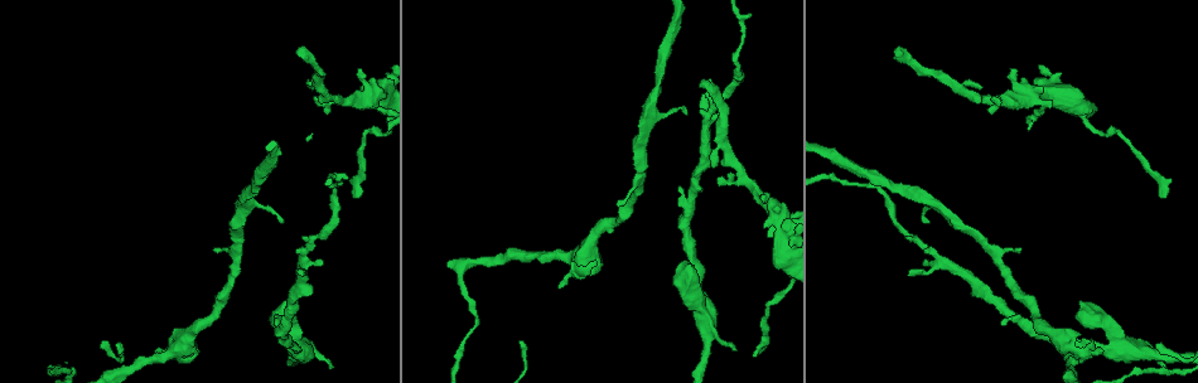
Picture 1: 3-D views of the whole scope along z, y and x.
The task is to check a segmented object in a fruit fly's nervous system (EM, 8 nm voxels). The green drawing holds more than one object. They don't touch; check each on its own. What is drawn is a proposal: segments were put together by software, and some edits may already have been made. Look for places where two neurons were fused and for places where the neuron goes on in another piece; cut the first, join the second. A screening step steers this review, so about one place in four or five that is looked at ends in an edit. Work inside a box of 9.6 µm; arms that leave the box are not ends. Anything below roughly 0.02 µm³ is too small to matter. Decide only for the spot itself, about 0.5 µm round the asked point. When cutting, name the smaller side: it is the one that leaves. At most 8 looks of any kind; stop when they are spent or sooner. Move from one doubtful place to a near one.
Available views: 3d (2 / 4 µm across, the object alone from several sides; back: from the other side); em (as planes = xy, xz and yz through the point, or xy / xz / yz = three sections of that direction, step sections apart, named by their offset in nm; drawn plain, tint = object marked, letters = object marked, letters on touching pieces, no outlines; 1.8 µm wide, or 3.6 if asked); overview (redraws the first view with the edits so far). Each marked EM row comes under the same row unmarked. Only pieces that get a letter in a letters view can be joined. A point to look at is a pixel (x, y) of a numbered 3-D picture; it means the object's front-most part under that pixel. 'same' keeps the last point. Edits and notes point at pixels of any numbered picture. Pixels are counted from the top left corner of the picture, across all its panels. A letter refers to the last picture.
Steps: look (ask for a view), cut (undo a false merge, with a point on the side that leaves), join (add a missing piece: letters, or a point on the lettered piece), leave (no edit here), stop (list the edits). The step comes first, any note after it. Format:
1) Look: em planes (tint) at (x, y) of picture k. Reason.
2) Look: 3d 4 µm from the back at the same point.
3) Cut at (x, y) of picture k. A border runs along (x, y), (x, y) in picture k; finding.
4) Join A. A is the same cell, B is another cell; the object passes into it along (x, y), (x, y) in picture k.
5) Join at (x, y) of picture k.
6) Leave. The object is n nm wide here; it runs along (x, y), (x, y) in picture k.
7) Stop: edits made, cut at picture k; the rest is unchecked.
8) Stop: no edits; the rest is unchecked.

Look: 3d 2 µm at (298, 51) of picture 1. Branch stops here.

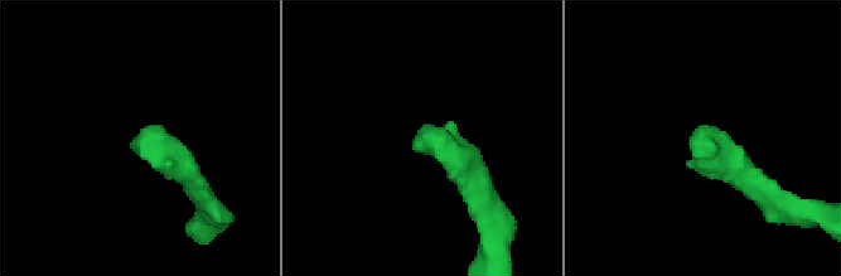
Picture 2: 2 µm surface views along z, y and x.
Look: em planes (tint) at (133, 142) of picture 2.

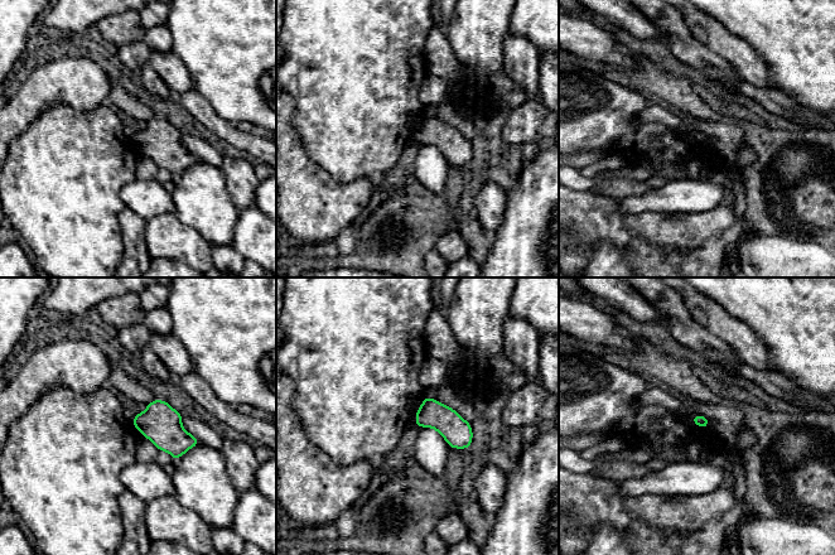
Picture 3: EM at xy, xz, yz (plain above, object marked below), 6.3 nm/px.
Look: em planes (letters) at the same point.

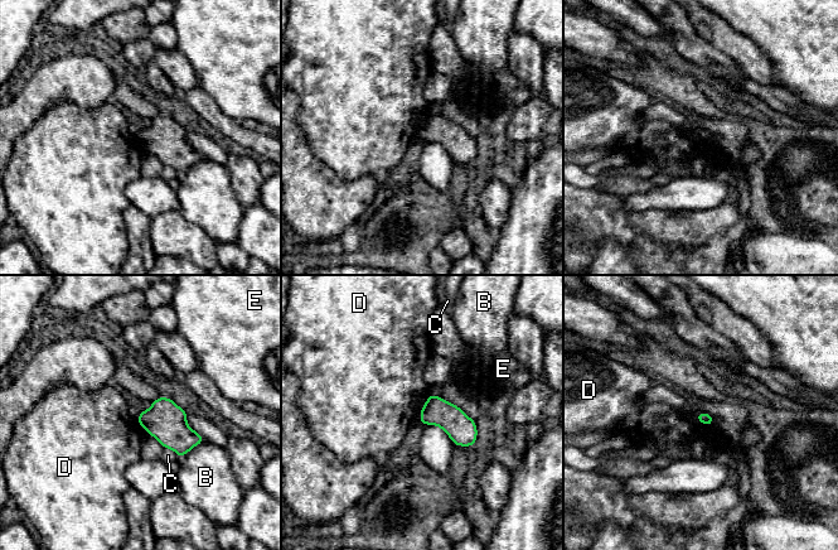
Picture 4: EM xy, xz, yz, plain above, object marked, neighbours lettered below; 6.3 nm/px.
Leave. B, C, D and E are other cells; a border runs along (694, 416), (701, 423), (712, 425) in picture 4; no lettered piece goes on from it.

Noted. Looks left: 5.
Look: em yz step 16 (tint) at (759, 346) of picture 1. Long arm stops here.

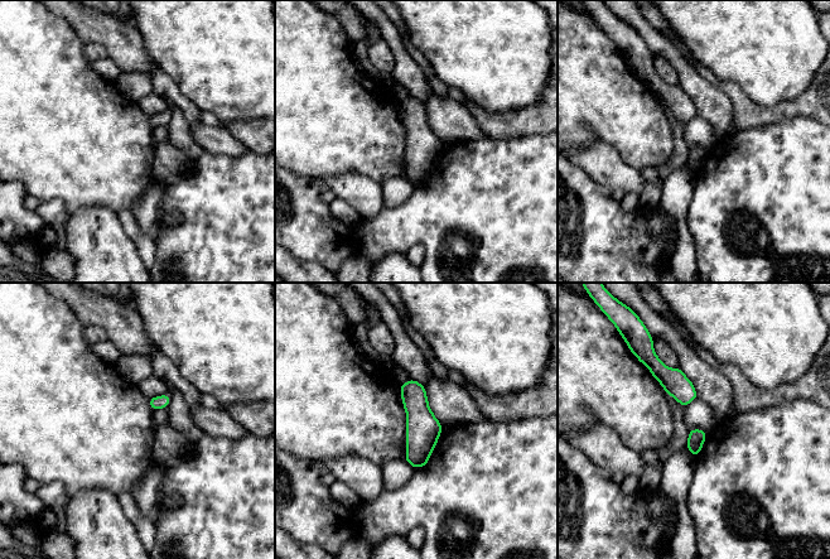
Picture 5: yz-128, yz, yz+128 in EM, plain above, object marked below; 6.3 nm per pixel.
Look: em yz step 16 (letters) at the same point.

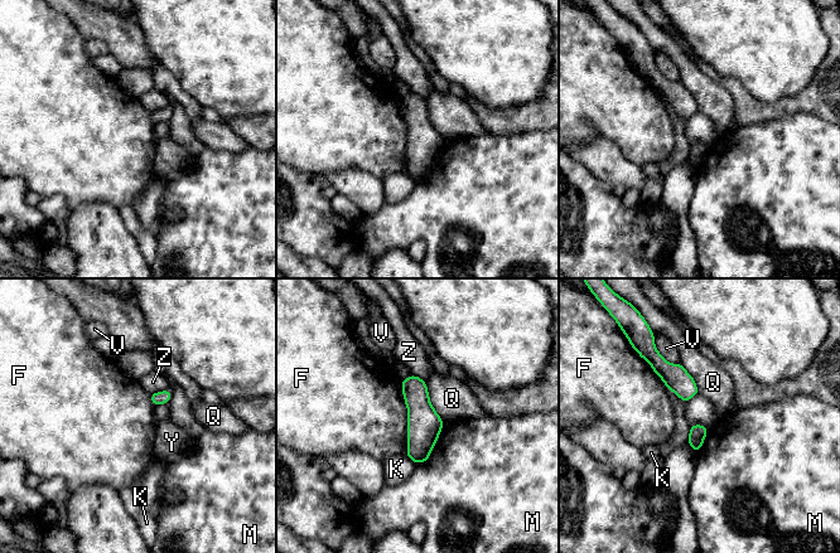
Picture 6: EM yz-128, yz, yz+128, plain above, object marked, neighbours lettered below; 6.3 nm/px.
Leave. The object is 110 nm wide here; F, K, M, Q, V, Y and Z are other cells; no lettered piece goes on from it.

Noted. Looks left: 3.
Look: em planes (letters) at (926, 222) of picture 1. Branch stops here.

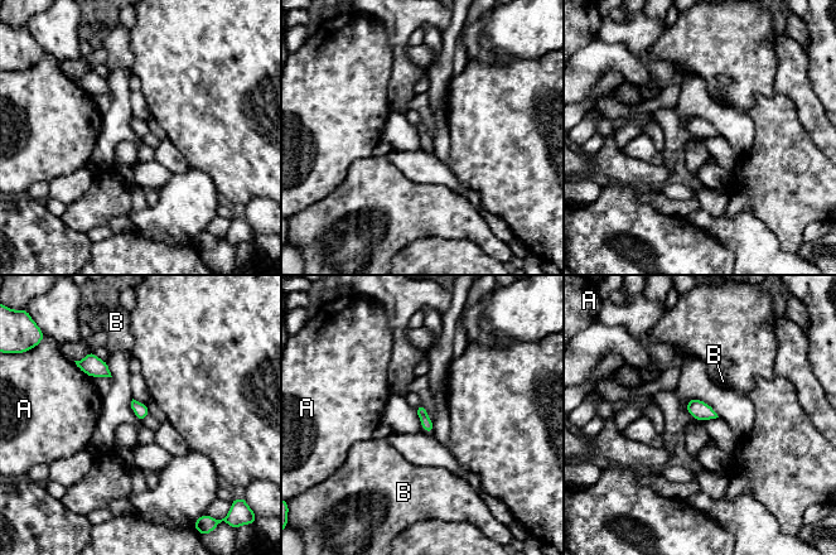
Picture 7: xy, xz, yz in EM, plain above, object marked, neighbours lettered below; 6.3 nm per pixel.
Leave. A and B are other cells; a border runs along (73, 361), (90, 377) in picture 7; no lettered piece goes on from it.

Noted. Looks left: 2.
Stop: no edits; the rest is unchecked.

